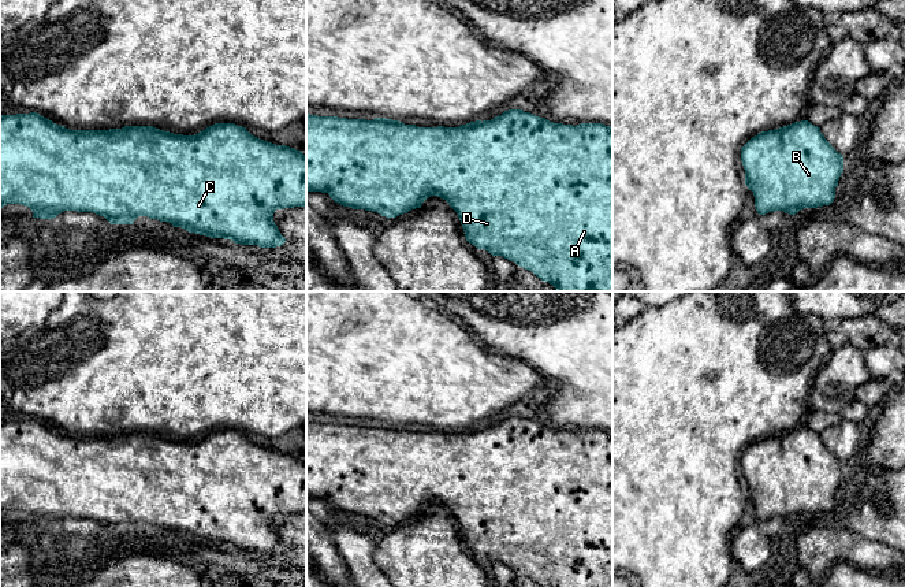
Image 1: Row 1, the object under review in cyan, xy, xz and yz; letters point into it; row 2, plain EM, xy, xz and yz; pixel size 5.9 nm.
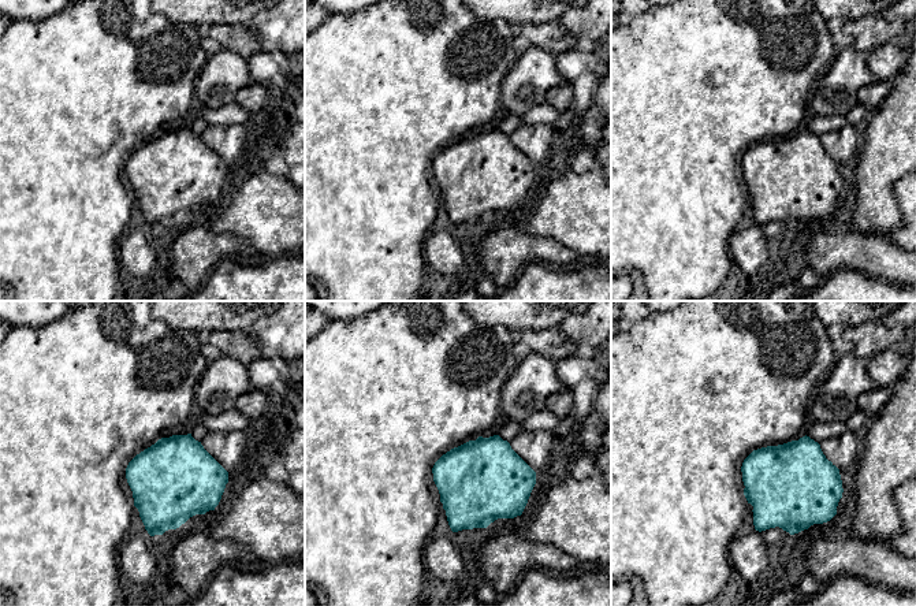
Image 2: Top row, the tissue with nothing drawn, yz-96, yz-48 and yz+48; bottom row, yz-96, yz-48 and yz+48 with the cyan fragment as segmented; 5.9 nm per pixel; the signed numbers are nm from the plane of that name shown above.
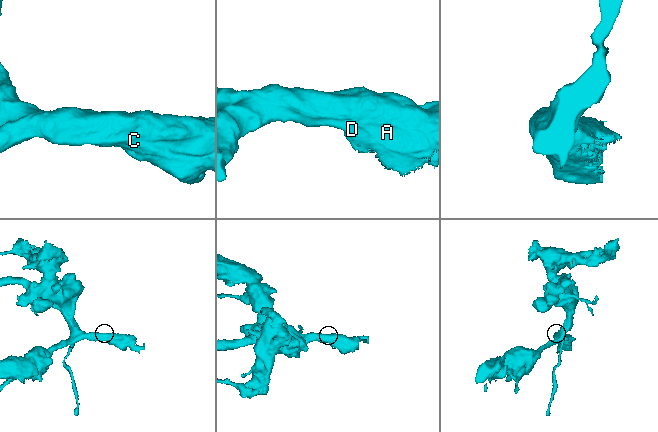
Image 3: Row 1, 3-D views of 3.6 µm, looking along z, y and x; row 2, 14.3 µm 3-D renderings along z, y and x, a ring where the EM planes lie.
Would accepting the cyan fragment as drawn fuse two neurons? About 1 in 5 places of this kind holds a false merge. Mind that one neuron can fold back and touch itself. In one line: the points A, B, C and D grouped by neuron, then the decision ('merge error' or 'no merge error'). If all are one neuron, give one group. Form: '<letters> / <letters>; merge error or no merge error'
A B C D; no merge error

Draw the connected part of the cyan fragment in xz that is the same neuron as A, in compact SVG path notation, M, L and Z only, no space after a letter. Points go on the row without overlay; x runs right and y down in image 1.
M509 416L491 427L476 427L458 434L418 434L386 424L366 427L306 420L306 498L328 499L343 513L377 519L388 525L421 514L428 504L437 502L457 519L469 550L514 568L541 587L612 587L612 432L554 430L522 416Z

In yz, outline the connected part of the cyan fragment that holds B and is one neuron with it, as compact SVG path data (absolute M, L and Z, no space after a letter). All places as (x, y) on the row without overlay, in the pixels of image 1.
M808 427L761 438L741 454L745 491L755 502L759 521L783 517L796 521L804 514L830 512L843 479L843 462L820 439L820 434Z

